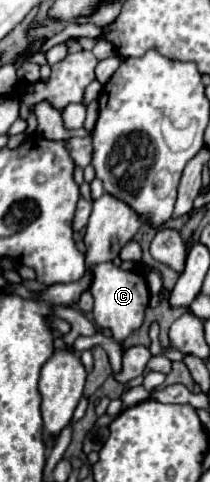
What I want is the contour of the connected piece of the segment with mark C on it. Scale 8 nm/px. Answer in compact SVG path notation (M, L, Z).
M113 262L93 266L93 274L95 274L95 280L91 286L91 294L95 298L95 308L93 308L95 324L99 328L111 330L113 338L121 344L133 330L137 330L143 324L145 310L149 304L147 280L143 274L131 272L131 270L121 270Z

